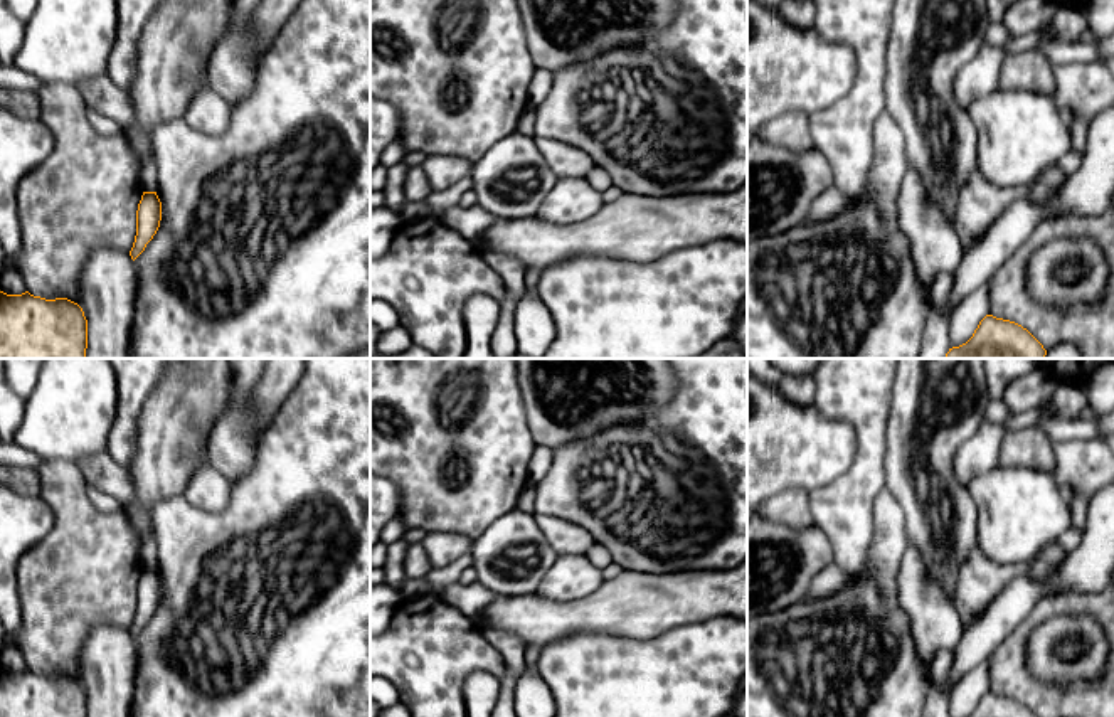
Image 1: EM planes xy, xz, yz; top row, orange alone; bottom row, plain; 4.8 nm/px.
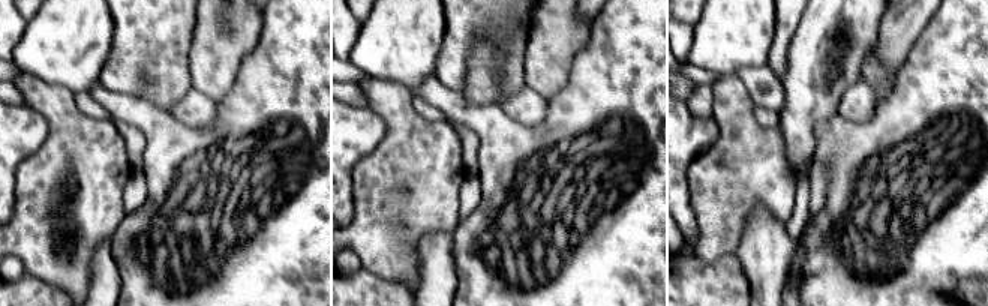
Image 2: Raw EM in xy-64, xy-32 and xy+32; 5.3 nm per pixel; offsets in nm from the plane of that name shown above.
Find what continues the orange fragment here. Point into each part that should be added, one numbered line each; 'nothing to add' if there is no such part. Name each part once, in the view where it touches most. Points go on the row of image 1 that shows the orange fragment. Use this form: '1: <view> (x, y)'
nothing to add

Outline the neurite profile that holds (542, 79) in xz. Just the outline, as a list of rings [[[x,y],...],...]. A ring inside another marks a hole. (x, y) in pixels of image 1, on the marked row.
[[[537,66],[528,86],[528,106],[537,108],[550,93],[554,84],[554,71],[545,66]]]

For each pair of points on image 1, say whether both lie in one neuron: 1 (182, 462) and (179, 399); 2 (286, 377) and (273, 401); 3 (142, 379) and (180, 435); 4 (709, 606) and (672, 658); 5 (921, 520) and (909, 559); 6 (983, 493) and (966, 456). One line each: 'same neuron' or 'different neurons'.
1: same neuron
2: same neuron
3: different neurons
4: different neurons
5: different neurons
6: different neurons

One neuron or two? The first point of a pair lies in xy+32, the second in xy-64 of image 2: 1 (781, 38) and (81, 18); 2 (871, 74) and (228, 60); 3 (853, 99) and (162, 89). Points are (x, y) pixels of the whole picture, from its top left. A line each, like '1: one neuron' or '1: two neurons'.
1: two neurons
2: one neuron
3: two neurons

